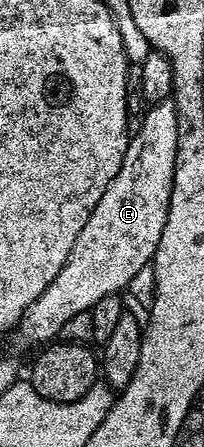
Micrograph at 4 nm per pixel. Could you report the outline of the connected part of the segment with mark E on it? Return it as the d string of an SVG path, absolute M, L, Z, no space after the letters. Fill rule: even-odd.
M175 101L149 105L143 111L140 120L140 127L137 130L135 127L131 131L122 168L118 168L118 176L114 176L114 180L110 180L110 188L102 192L102 200L98 200L98 208L90 212L90 220L86 220L86 228L78 232L78 240L66 264L62 264L58 276L54 276L46 292L42 292L42 296L38 296L34 304L30 304L30 308L18 323L18 330L21 330L32 342L51 343L59 335L62 324L70 320L70 316L91 311L92 303L102 300L102 296L120 294L123 286L130 285L135 280L136 273L143 266L145 269L156 256L158 240L162 236L162 228L166 228L168 219L168 205L172 195L172 181L178 156L178 116ZM95 286L96 291L88 298L88 290L94 289Z

